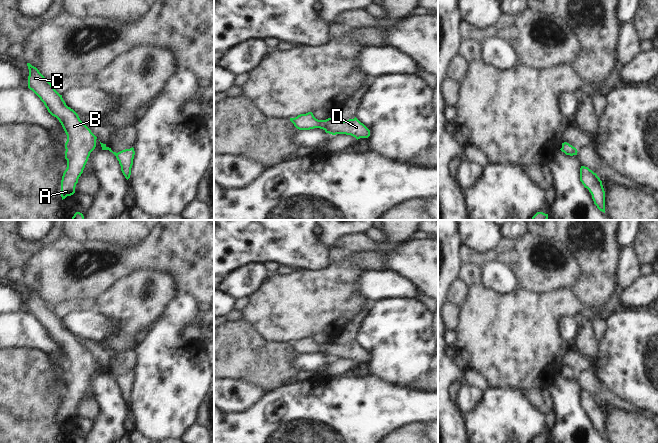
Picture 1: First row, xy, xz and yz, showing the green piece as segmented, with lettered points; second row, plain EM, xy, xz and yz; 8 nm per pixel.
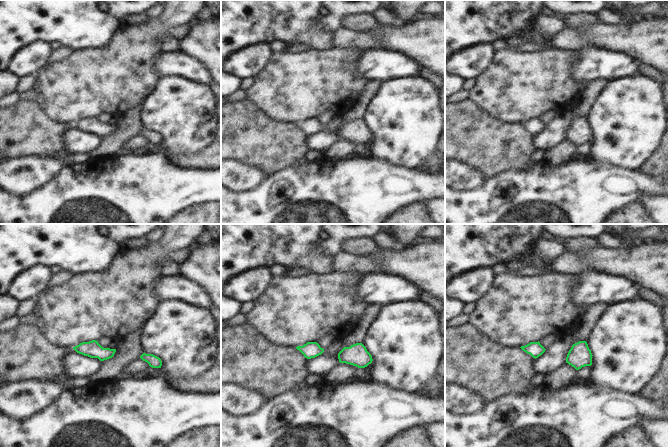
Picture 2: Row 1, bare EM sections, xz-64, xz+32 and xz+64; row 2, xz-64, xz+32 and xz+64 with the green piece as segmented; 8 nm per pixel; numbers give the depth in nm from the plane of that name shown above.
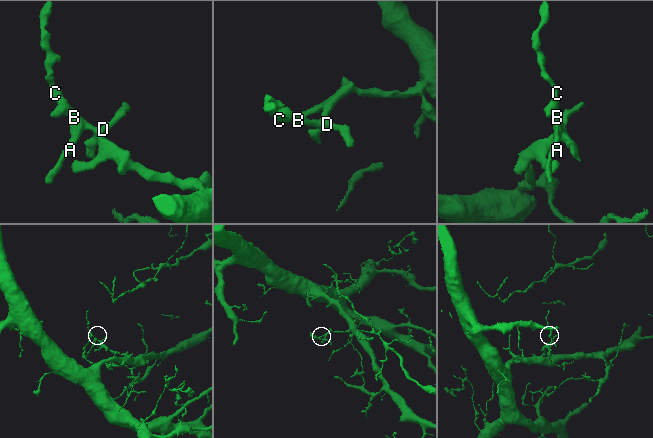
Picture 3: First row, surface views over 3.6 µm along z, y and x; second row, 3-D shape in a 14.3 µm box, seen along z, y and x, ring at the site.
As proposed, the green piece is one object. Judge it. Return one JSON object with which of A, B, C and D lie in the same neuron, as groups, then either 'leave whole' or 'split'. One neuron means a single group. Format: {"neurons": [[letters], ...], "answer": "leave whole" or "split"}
{"neurons": [["A", "B", "C", "D"]], "answer": "leave whole"}

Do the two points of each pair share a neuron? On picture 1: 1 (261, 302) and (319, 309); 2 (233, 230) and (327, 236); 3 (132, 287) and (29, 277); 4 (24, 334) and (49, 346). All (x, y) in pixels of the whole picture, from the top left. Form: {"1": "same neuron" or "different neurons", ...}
{"1": "same neuron", "2": "different neurons", "3": "different neurons", "4": "same neuron"}

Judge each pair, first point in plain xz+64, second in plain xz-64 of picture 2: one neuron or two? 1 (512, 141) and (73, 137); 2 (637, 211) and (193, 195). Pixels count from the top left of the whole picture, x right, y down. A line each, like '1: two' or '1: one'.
1: two
2: two

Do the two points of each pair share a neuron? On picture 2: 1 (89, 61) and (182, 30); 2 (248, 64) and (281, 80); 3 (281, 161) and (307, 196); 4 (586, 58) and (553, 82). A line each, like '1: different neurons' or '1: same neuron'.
1: different neurons
2: different neurons
3: different neurons
4: different neurons

